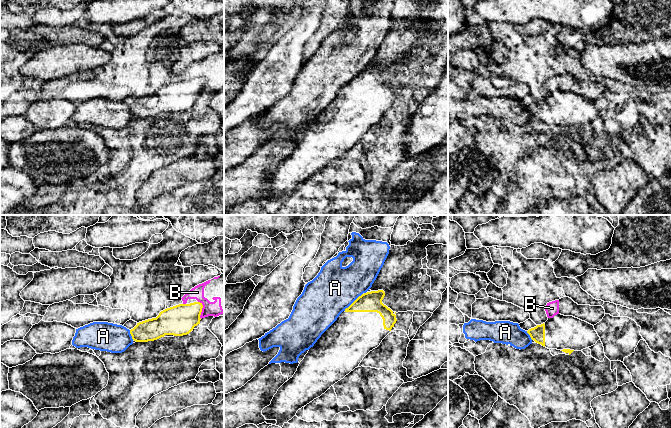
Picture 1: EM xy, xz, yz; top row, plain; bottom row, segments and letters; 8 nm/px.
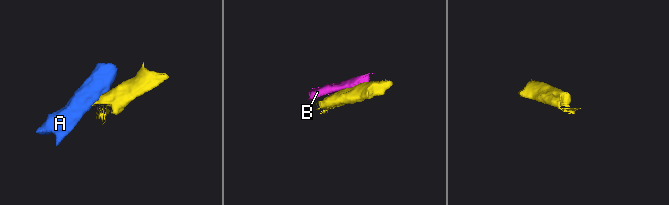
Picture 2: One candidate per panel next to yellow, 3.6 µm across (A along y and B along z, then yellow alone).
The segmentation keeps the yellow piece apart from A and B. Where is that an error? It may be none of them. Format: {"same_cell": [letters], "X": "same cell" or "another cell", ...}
{"same_cell": [], "A": "another cell", "B": "another cell"}

